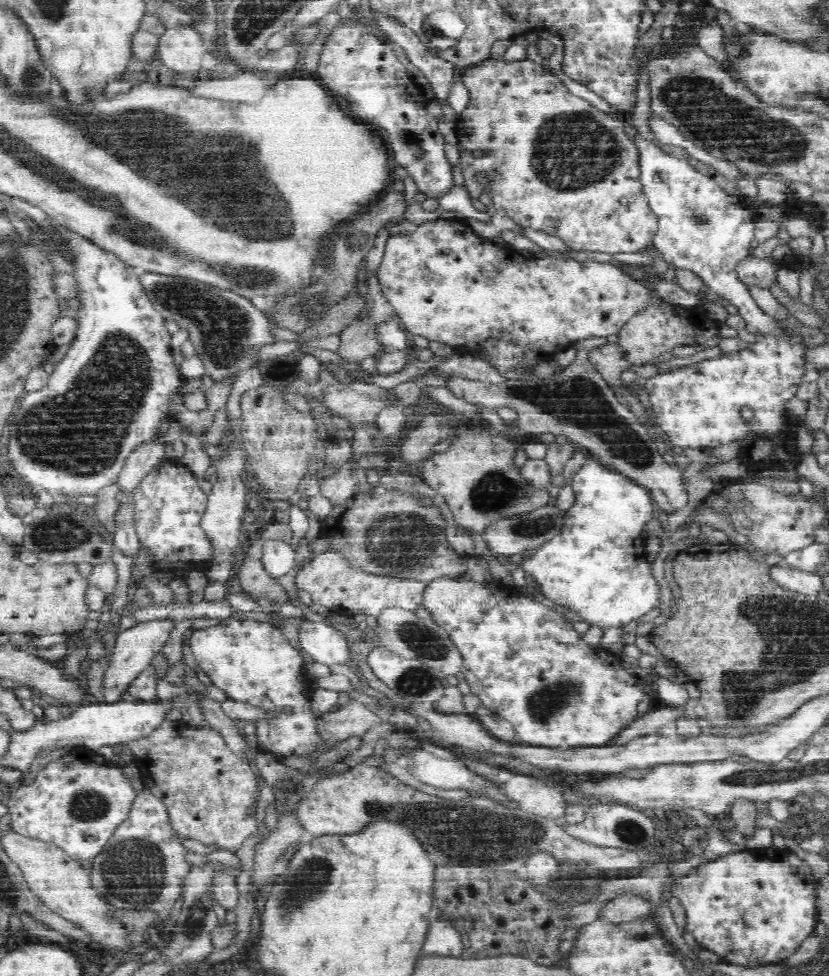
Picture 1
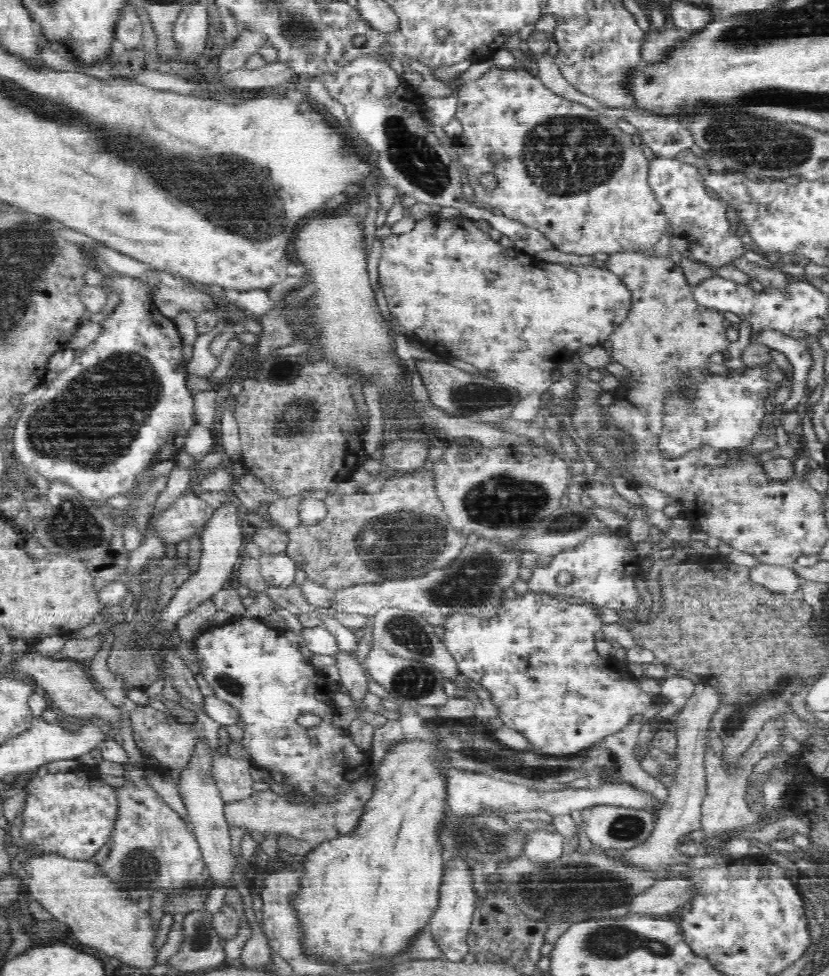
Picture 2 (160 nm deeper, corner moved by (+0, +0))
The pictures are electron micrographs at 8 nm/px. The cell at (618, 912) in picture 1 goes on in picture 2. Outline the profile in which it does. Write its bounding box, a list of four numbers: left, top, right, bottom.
[630,876,692,916]

